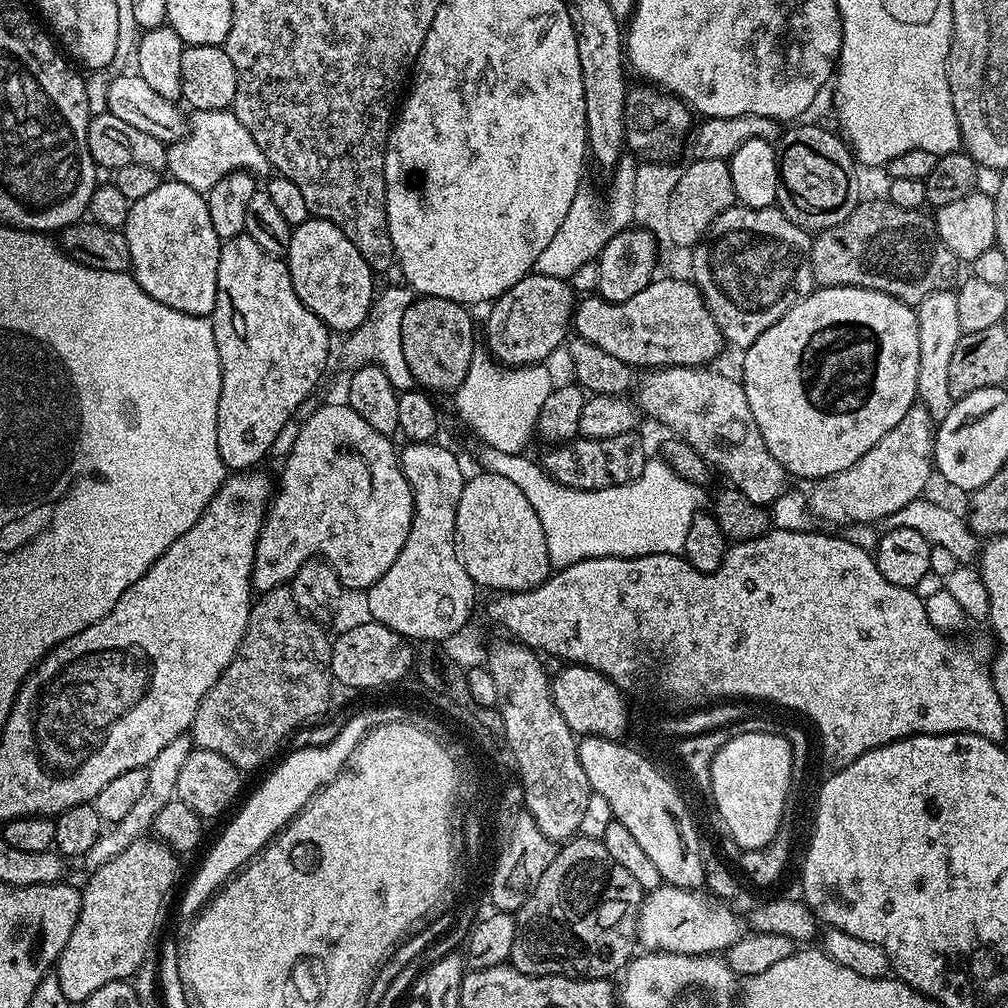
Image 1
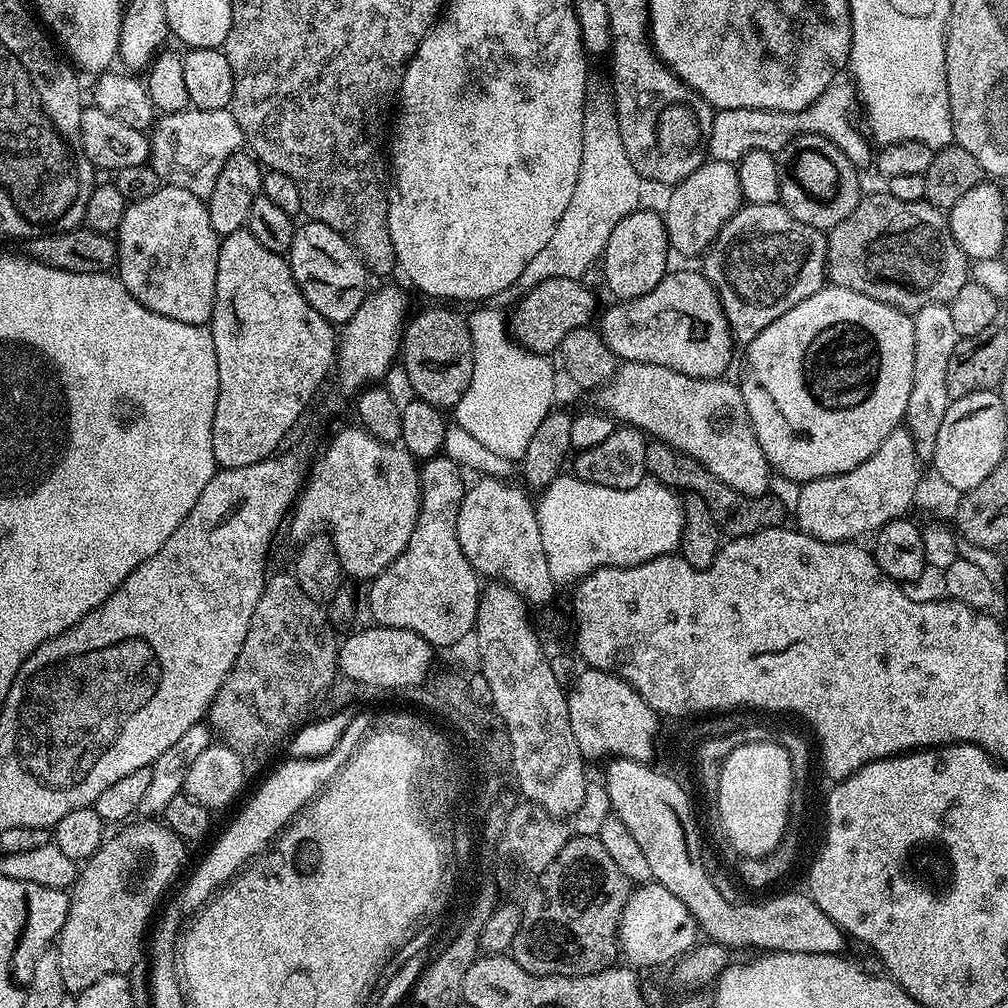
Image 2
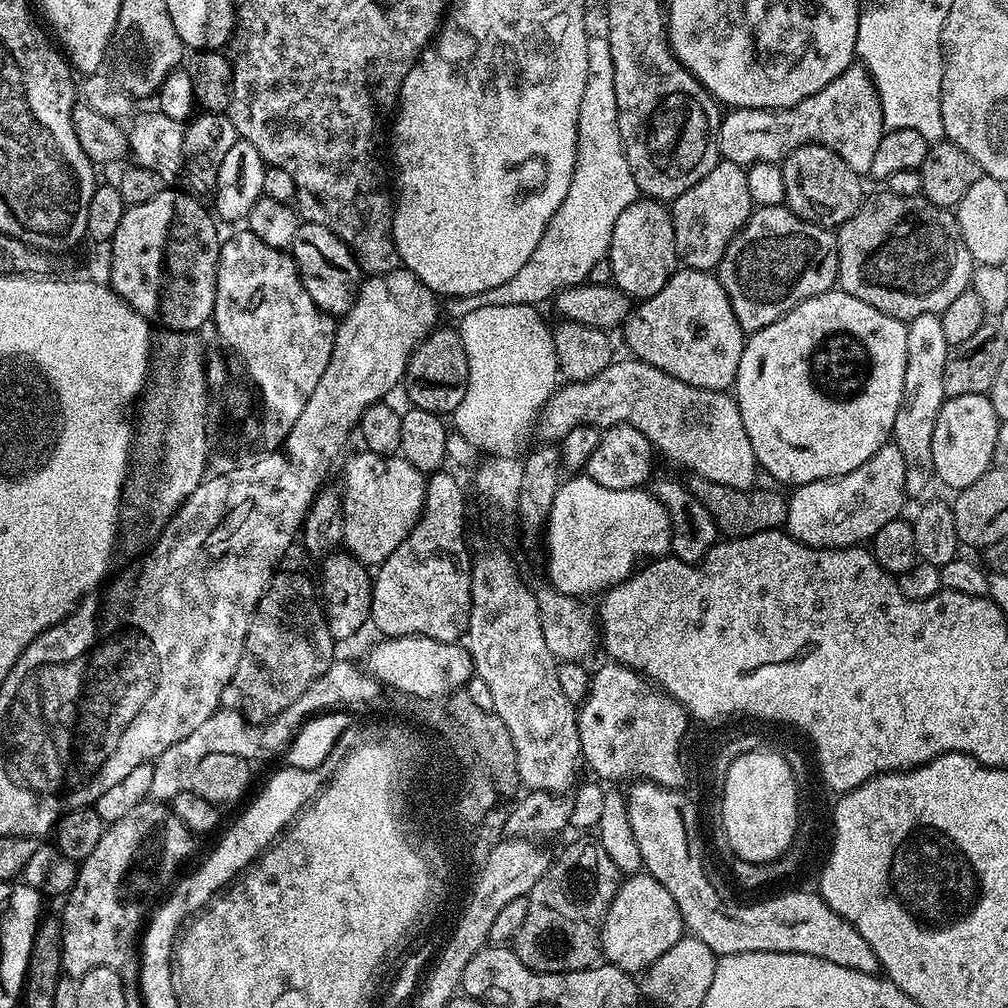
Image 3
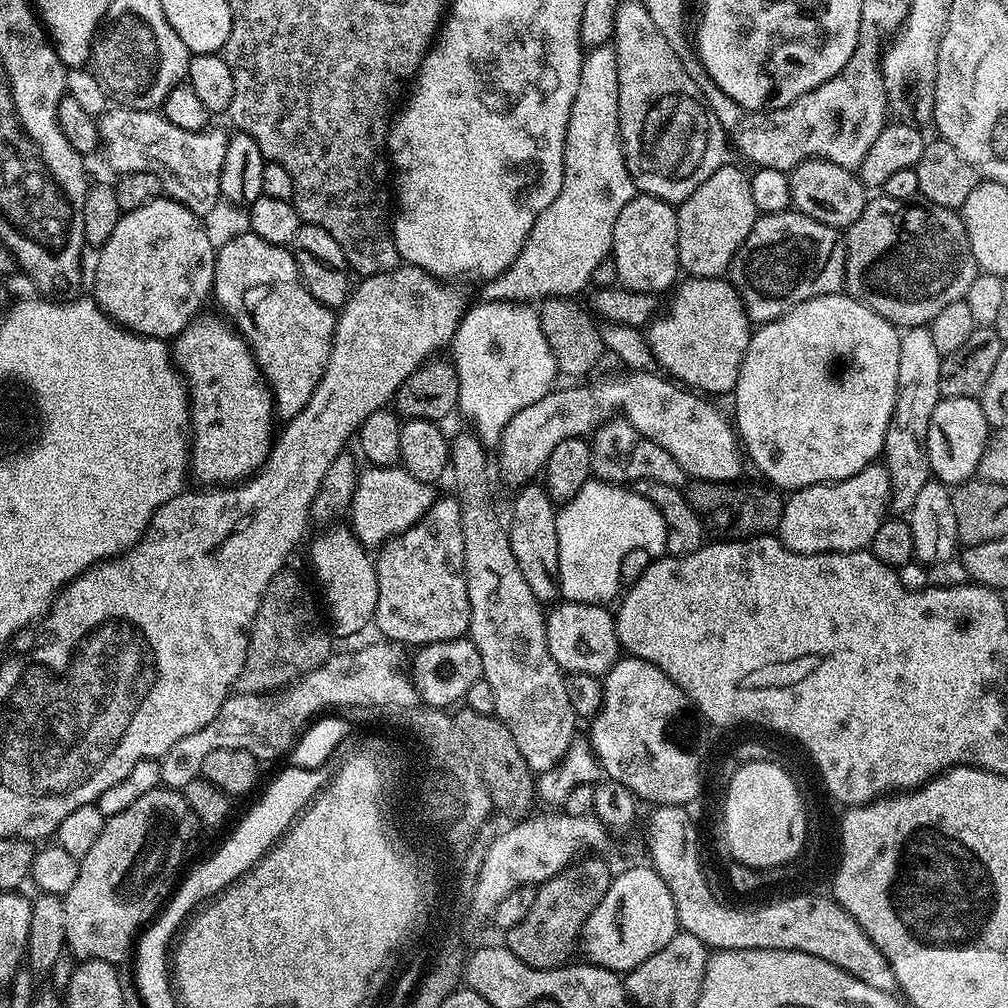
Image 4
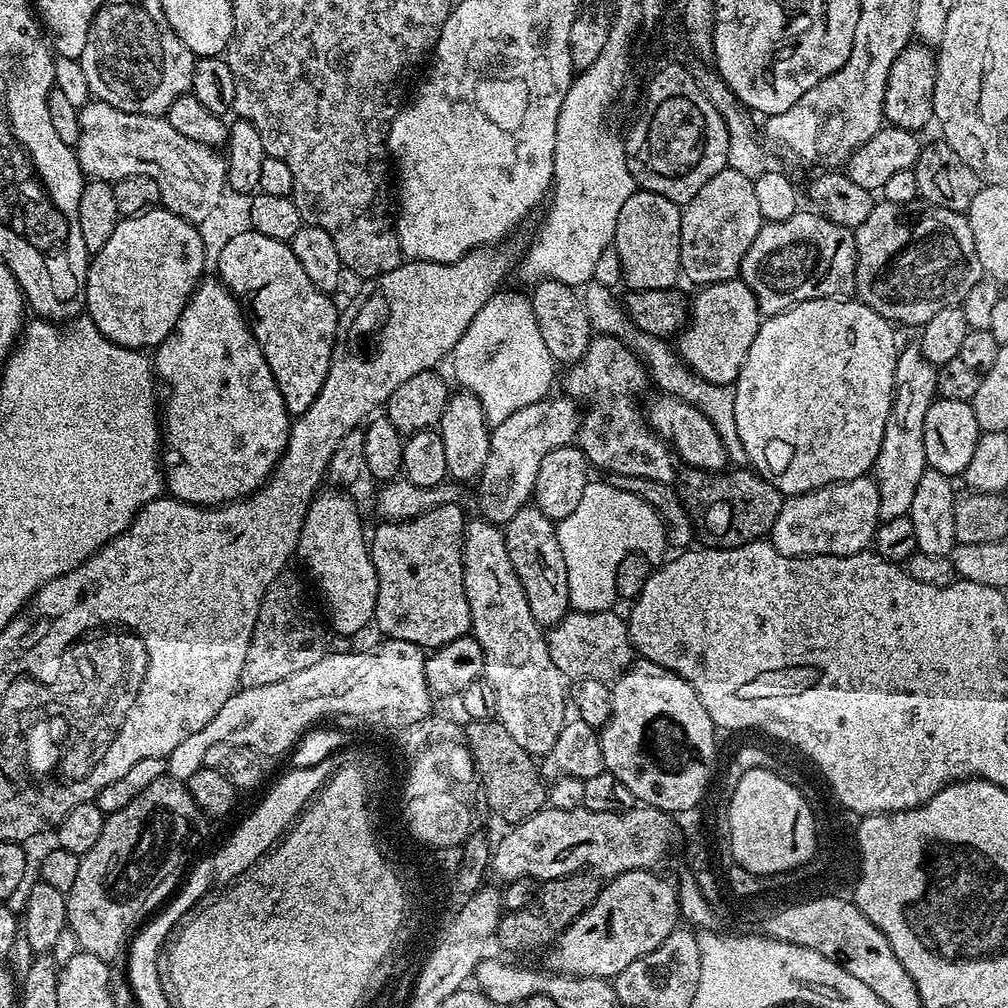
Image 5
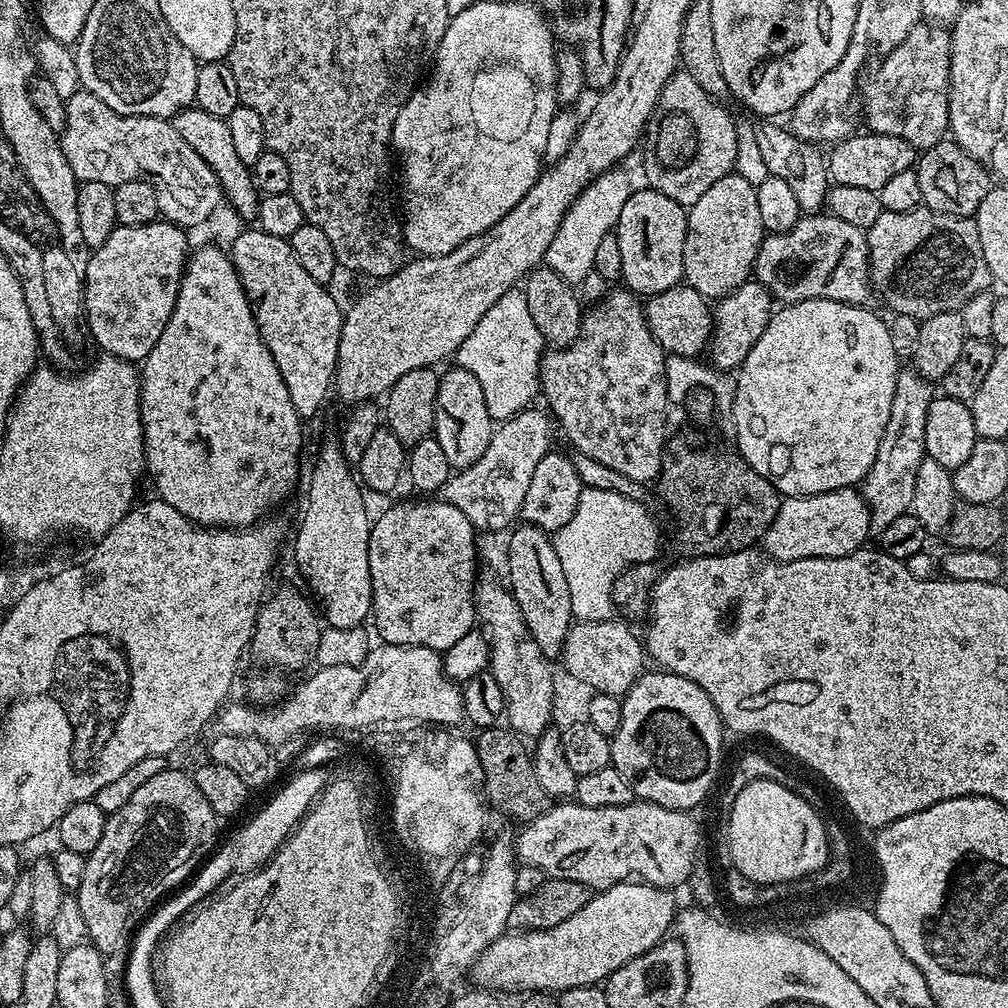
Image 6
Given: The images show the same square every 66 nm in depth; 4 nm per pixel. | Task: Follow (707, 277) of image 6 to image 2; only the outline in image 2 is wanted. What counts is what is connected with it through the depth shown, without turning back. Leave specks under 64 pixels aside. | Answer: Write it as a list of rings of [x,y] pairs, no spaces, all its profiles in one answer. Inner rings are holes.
[[[708,158],[694,174],[675,185],[669,194],[669,205],[662,213],[671,251],[680,256],[696,256],[708,251],[714,238],[728,219],[745,203],[738,182],[737,165]]]

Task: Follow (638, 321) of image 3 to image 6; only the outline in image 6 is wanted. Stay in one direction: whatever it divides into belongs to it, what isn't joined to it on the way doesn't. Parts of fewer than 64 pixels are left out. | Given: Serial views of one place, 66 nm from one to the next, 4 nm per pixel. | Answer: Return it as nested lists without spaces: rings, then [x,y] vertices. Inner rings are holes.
[[[750,278],[745,284],[735,288],[729,296],[719,297],[715,301],[714,311],[711,313],[711,366],[724,372],[739,369],[746,358],[746,354],[750,354],[754,342],[758,342],[758,338],[762,338],[766,326],[772,321],[773,311],[774,298],[754,278]]]

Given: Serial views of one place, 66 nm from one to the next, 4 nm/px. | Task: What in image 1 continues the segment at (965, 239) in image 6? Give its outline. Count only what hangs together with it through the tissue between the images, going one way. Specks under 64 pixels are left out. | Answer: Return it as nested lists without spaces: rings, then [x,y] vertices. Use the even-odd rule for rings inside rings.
[[[880,198],[880,200],[861,199],[856,209],[842,222],[838,222],[838,226],[822,228],[815,233],[812,241],[812,253],[810,254],[813,281],[821,288],[865,288],[866,290],[878,290],[879,292],[885,292],[894,298],[898,298],[904,304],[911,304],[913,306],[923,302],[930,294],[945,291],[951,285],[948,283],[952,279],[954,279],[953,281],[957,279],[956,267],[958,267],[958,261],[954,253],[944,245],[942,238],[936,233],[933,217],[929,213],[927,216],[926,213],[927,211],[924,210],[918,212],[914,210],[902,210],[902,206],[894,206],[887,198]]]

